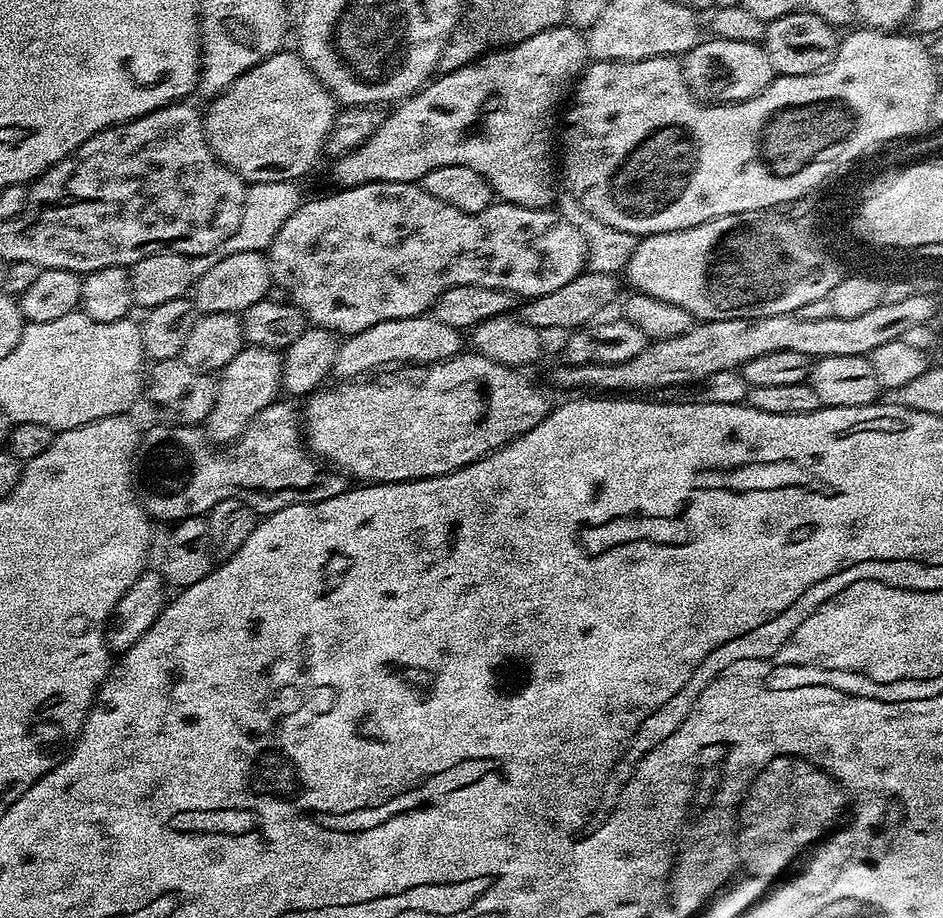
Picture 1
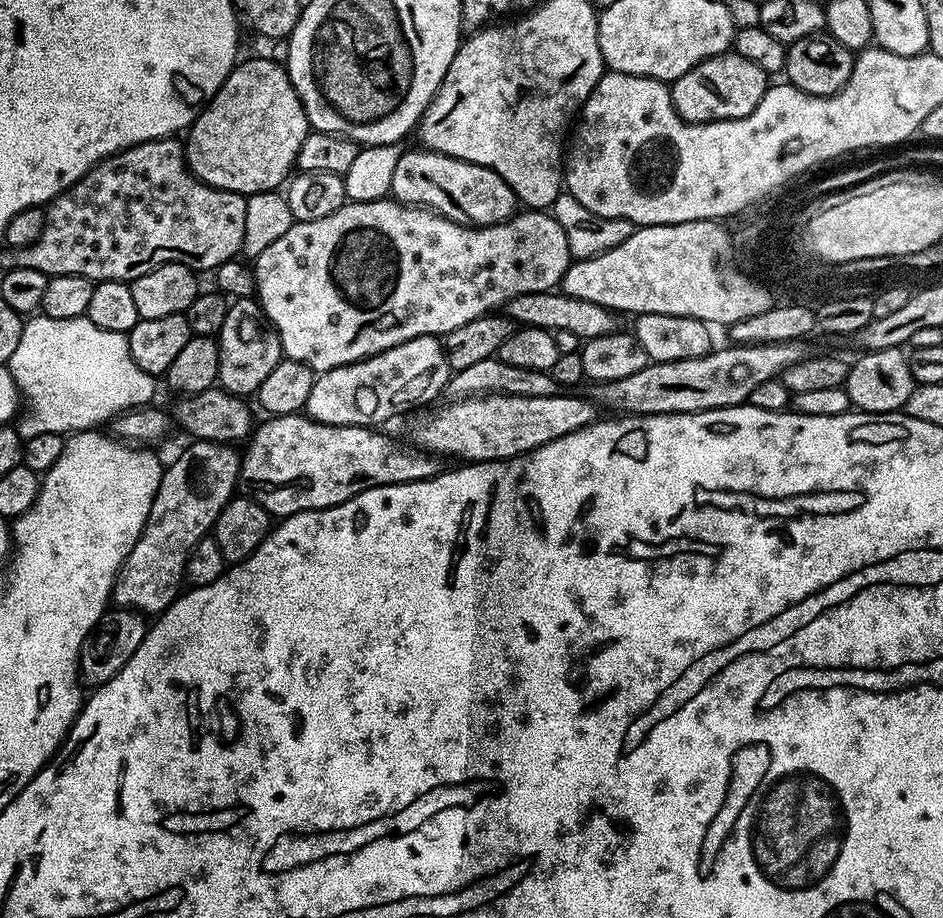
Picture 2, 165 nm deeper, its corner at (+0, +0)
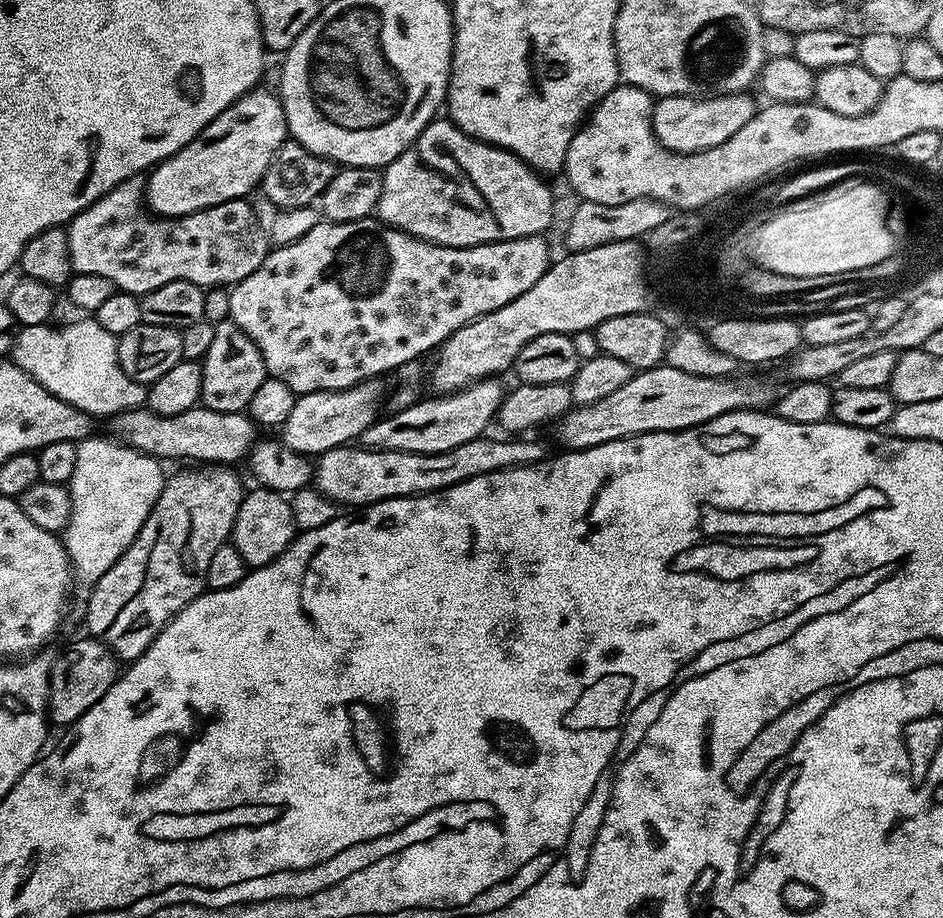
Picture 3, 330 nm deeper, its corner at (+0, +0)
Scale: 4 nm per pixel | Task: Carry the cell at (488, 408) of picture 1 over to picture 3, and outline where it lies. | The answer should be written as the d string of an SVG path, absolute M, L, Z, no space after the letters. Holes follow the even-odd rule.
M667 366L645 368L637 371L626 382L626 386L614 390L614 394L602 398L593 404L573 406L567 413L555 421L556 440L564 450L593 448L606 442L621 440L627 436L637 436L647 432L680 432L683 428L693 428L699 424L710 422L722 414L742 412L745 410L764 410L775 405L778 388L760 376L750 376L746 380L737 378L702 378L694 374L682 374L682 370L674 370Z

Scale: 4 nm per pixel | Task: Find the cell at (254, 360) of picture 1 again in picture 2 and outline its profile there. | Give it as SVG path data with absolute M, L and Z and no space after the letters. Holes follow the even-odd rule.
M193 439L191 441L192 445L189 448L184 448L176 456L176 461L171 465L170 463L165 467L164 476L160 479L160 485L158 486L158 494L154 498L154 502L150 506L150 514L146 518L146 526L142 530L142 534L138 538L138 542L134 546L134 550L130 550L130 554L126 559L124 559L124 565L120 568L120 575L116 578L116 584L112 588L112 598L111 603L115 605L116 608L130 608L134 612L141 614L159 614L165 612L165 610L175 602L176 597L181 595L182 587L185 583L184 578L184 567L188 561L188 553L191 552L192 548L198 544L203 536L209 535L212 528L216 524L216 519L218 514L222 512L226 505L232 501L232 497L238 488L238 481L240 480L240 461L242 459L241 453L239 451L235 452L237 449L230 444L219 444L213 440L197 440Z

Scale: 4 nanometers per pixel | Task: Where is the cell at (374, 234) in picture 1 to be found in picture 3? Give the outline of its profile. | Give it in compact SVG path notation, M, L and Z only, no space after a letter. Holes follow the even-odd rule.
M367 218L356 221L338 221L336 223L321 222L314 226L314 230L306 230L302 238L298 238L289 244L281 244L273 247L268 256L240 284L231 285L228 296L227 315L239 326L246 335L258 346L258 350L264 359L264 370L269 377L280 380L295 394L302 392L317 392L318 390L342 390L352 388L355 384L361 384L364 380L375 380L383 377L383 372L395 373L406 362L420 360L424 355L431 353L440 347L450 334L454 334L462 326L474 322L480 316L490 314L506 302L514 302L518 294L526 294L542 274L546 274L550 263L548 257L548 244L543 235L527 236L526 238L510 238L499 240L489 244L478 246L466 246L465 248L451 248L441 244L432 244L429 240L419 240L410 234L406 234L397 228L391 228L388 224L381 224L379 219Z

